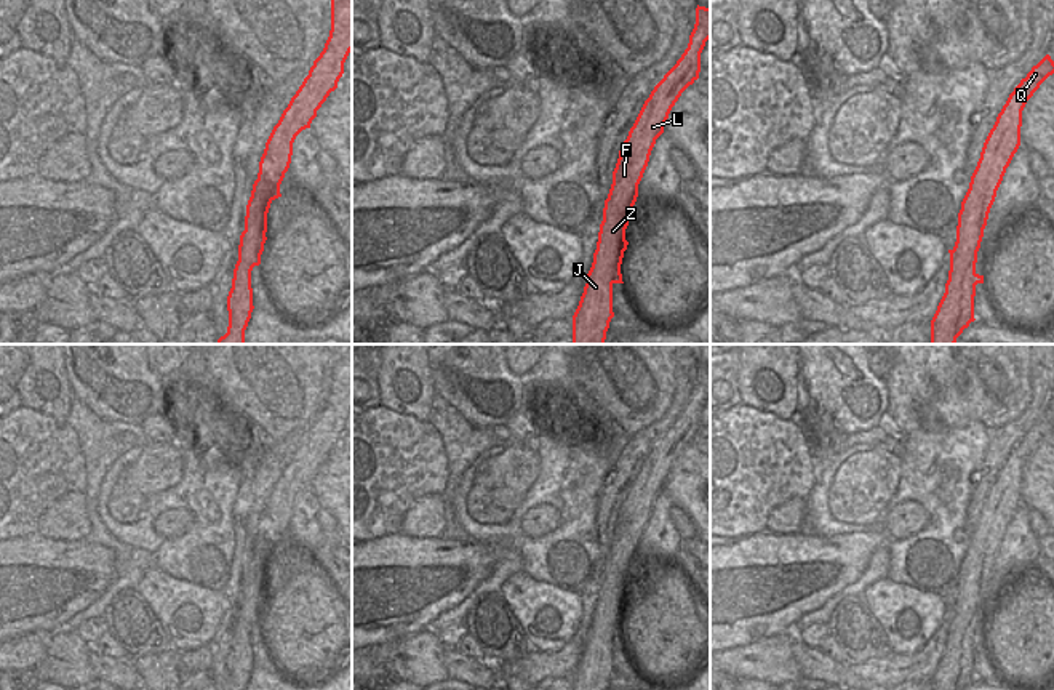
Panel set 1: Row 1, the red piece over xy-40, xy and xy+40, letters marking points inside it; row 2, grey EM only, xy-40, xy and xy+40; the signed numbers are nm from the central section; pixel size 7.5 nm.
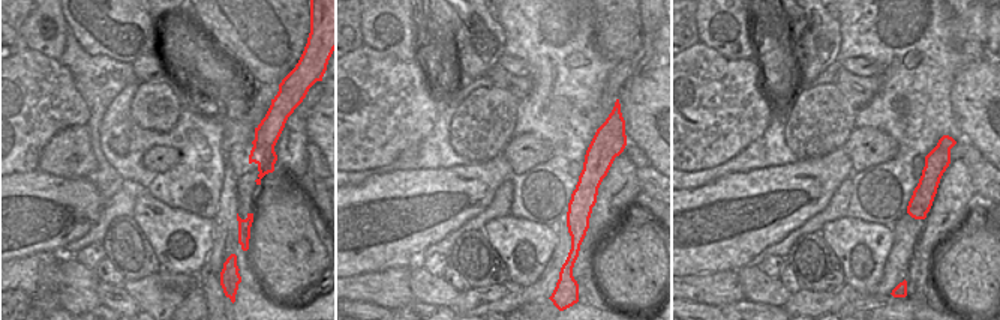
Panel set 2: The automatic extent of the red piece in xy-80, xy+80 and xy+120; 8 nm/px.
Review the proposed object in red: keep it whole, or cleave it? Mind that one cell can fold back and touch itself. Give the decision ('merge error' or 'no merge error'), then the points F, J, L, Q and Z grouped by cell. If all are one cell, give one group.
no merge error; F J L Q Z

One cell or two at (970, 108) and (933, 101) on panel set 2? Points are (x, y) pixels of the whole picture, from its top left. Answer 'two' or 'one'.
two

